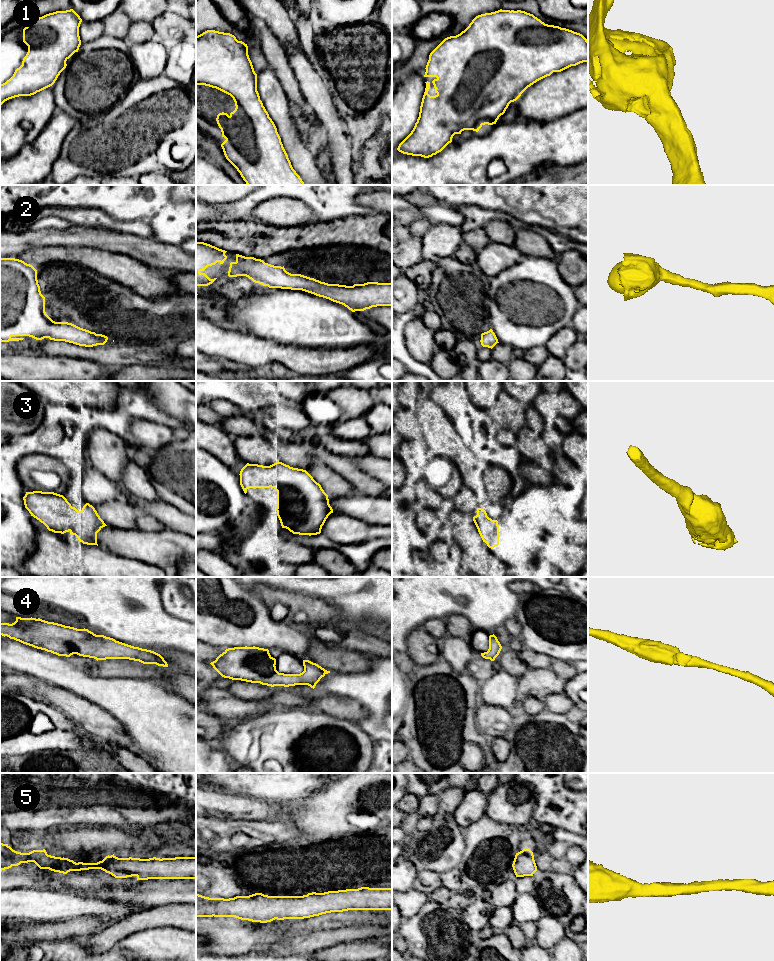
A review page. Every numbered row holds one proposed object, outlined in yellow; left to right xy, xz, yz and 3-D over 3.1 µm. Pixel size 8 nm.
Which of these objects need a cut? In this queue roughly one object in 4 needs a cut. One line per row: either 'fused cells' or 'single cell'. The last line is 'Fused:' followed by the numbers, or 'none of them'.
1: single cell
2: single cell
3: single cell
4: single cell
5: single cell
Fused: none of them

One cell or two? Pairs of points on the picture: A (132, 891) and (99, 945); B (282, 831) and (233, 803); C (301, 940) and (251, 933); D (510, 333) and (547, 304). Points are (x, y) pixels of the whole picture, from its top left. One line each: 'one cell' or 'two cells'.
A: two cells
B: two cells
C: two cells
D: one cell

